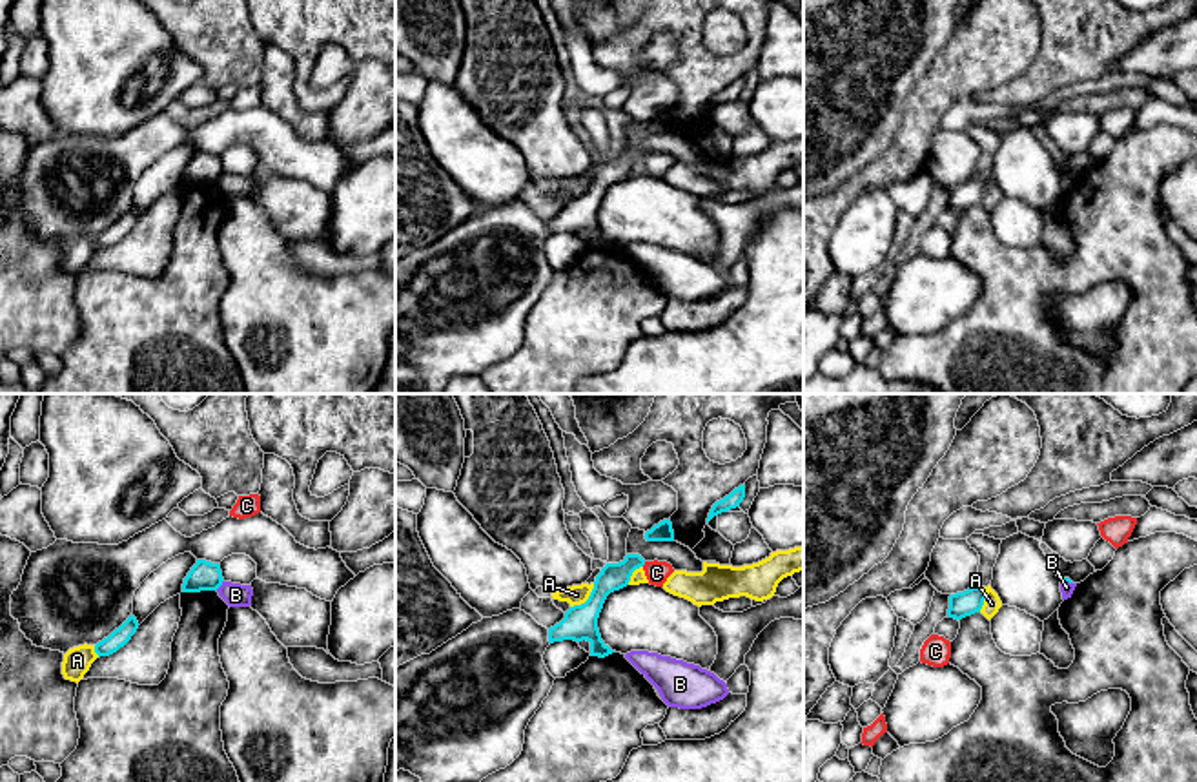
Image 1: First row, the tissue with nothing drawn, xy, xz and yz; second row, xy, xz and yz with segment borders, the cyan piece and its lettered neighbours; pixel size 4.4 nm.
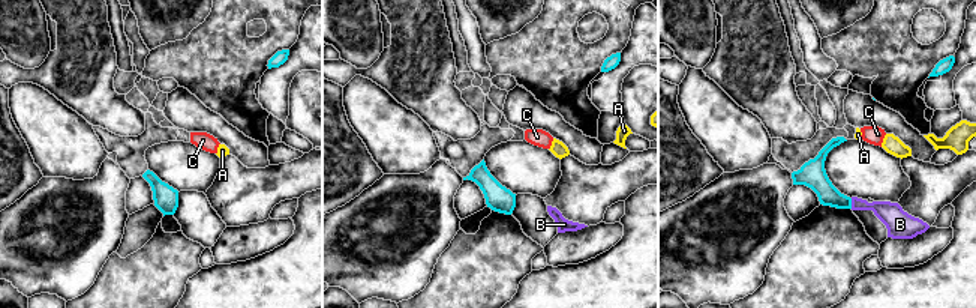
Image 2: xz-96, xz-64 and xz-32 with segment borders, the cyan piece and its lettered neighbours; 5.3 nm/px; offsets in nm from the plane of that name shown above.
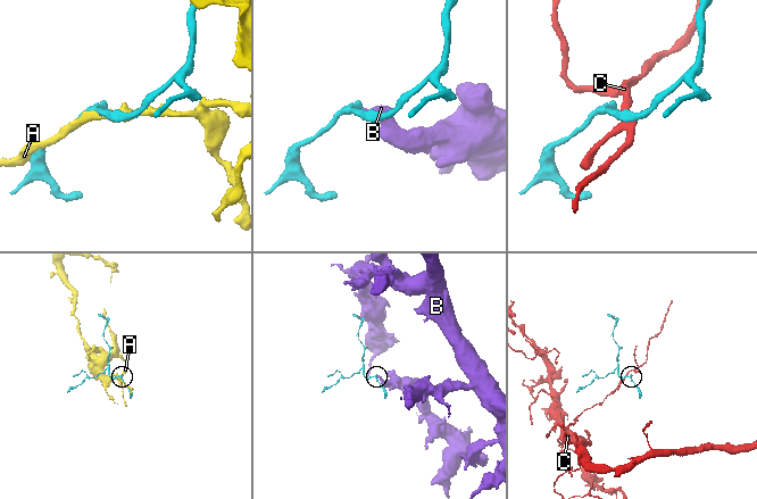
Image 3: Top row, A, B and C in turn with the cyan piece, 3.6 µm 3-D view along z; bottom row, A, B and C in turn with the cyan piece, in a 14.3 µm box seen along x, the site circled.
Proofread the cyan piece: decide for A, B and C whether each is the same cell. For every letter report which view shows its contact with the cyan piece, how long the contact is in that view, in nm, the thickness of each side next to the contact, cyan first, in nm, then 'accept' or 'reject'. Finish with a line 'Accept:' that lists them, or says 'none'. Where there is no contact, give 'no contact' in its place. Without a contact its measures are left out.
A: contact in xz; length 160 nm; calibres 150 and 90 nm; reject
B: contact in xy; length 60 nm; calibres 130 and 110 nm; reject
C: contact in xz; length 30 nm; calibres 120 and 100 nm; reject
Accept: none

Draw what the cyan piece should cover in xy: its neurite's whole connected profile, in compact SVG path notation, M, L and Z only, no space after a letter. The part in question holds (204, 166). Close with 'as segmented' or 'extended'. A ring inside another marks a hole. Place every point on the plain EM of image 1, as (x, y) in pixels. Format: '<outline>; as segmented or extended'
M197 151L182 175L182 184L217 182L222 177L222 162L219 155Z; as segmented

